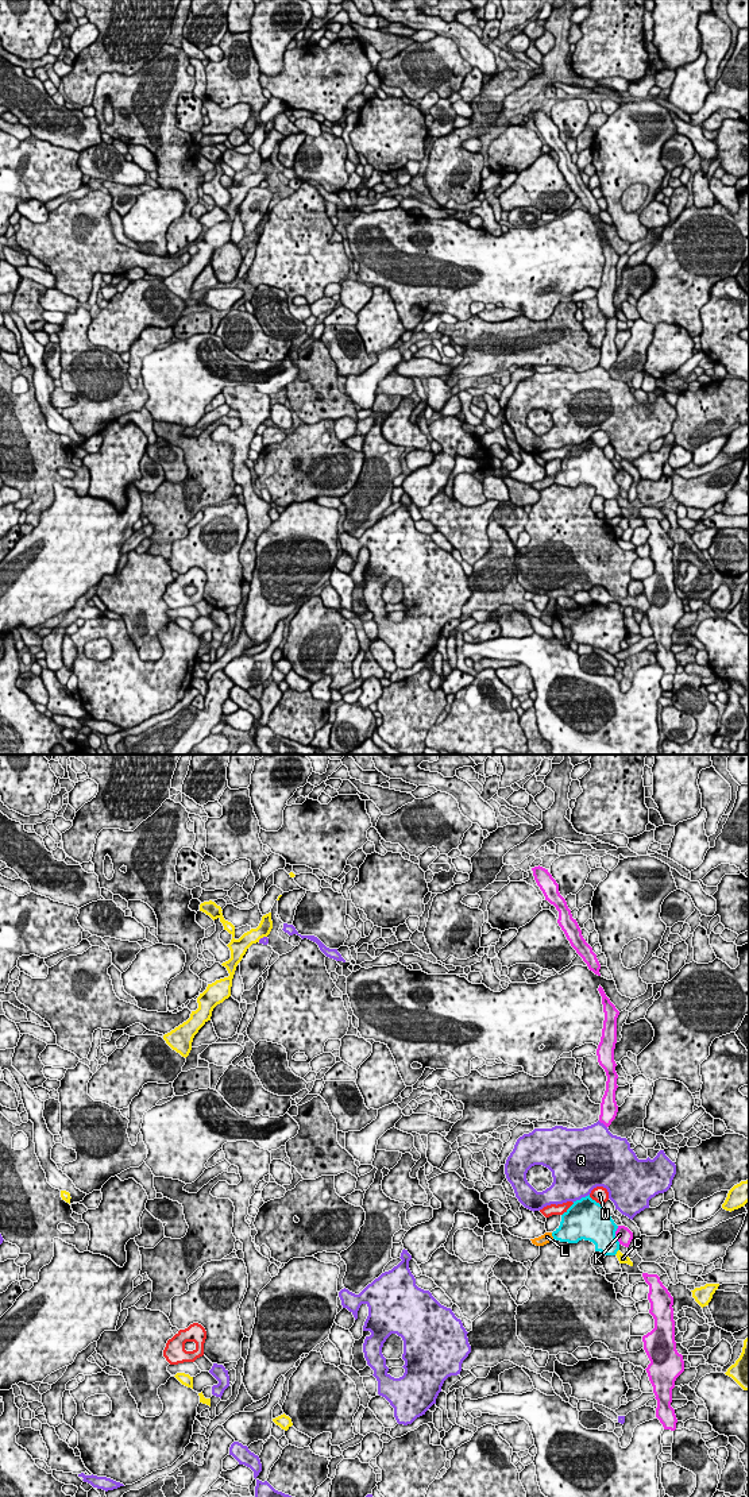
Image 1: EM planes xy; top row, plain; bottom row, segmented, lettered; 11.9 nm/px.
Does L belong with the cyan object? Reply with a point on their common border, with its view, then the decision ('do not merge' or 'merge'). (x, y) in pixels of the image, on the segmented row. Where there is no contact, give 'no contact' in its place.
contact xy (552, 1235); merge

